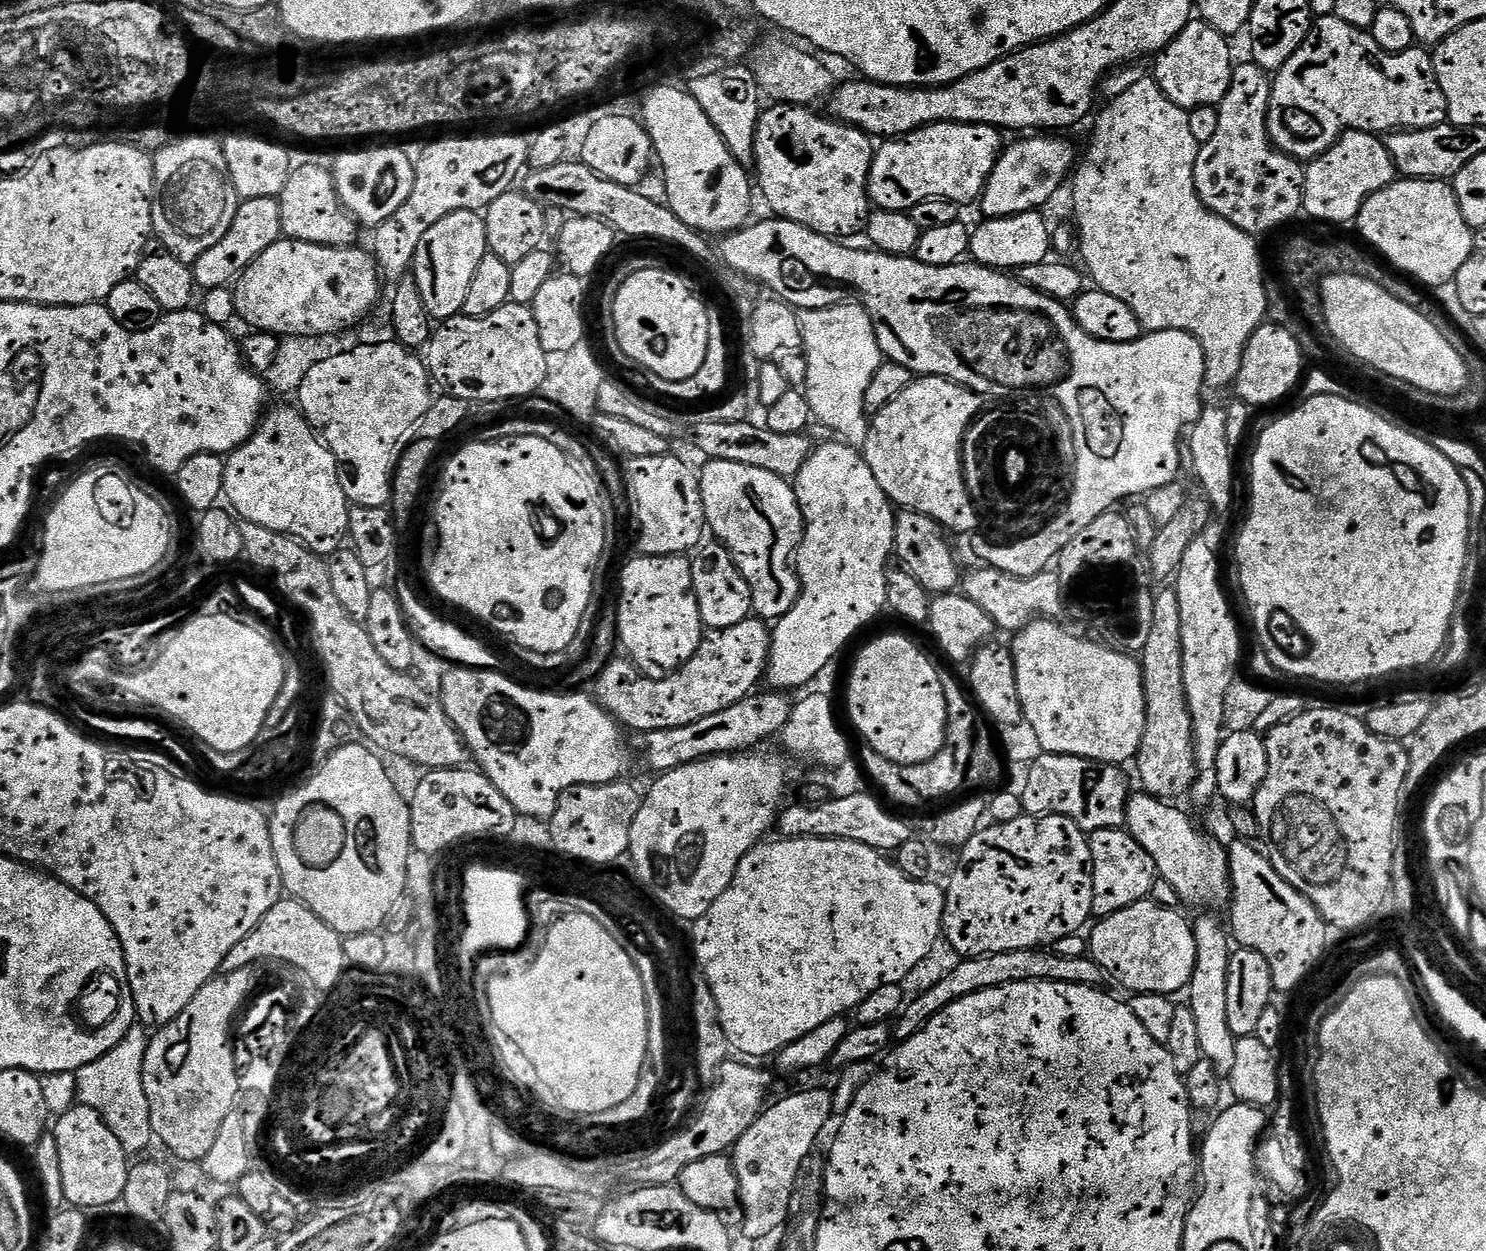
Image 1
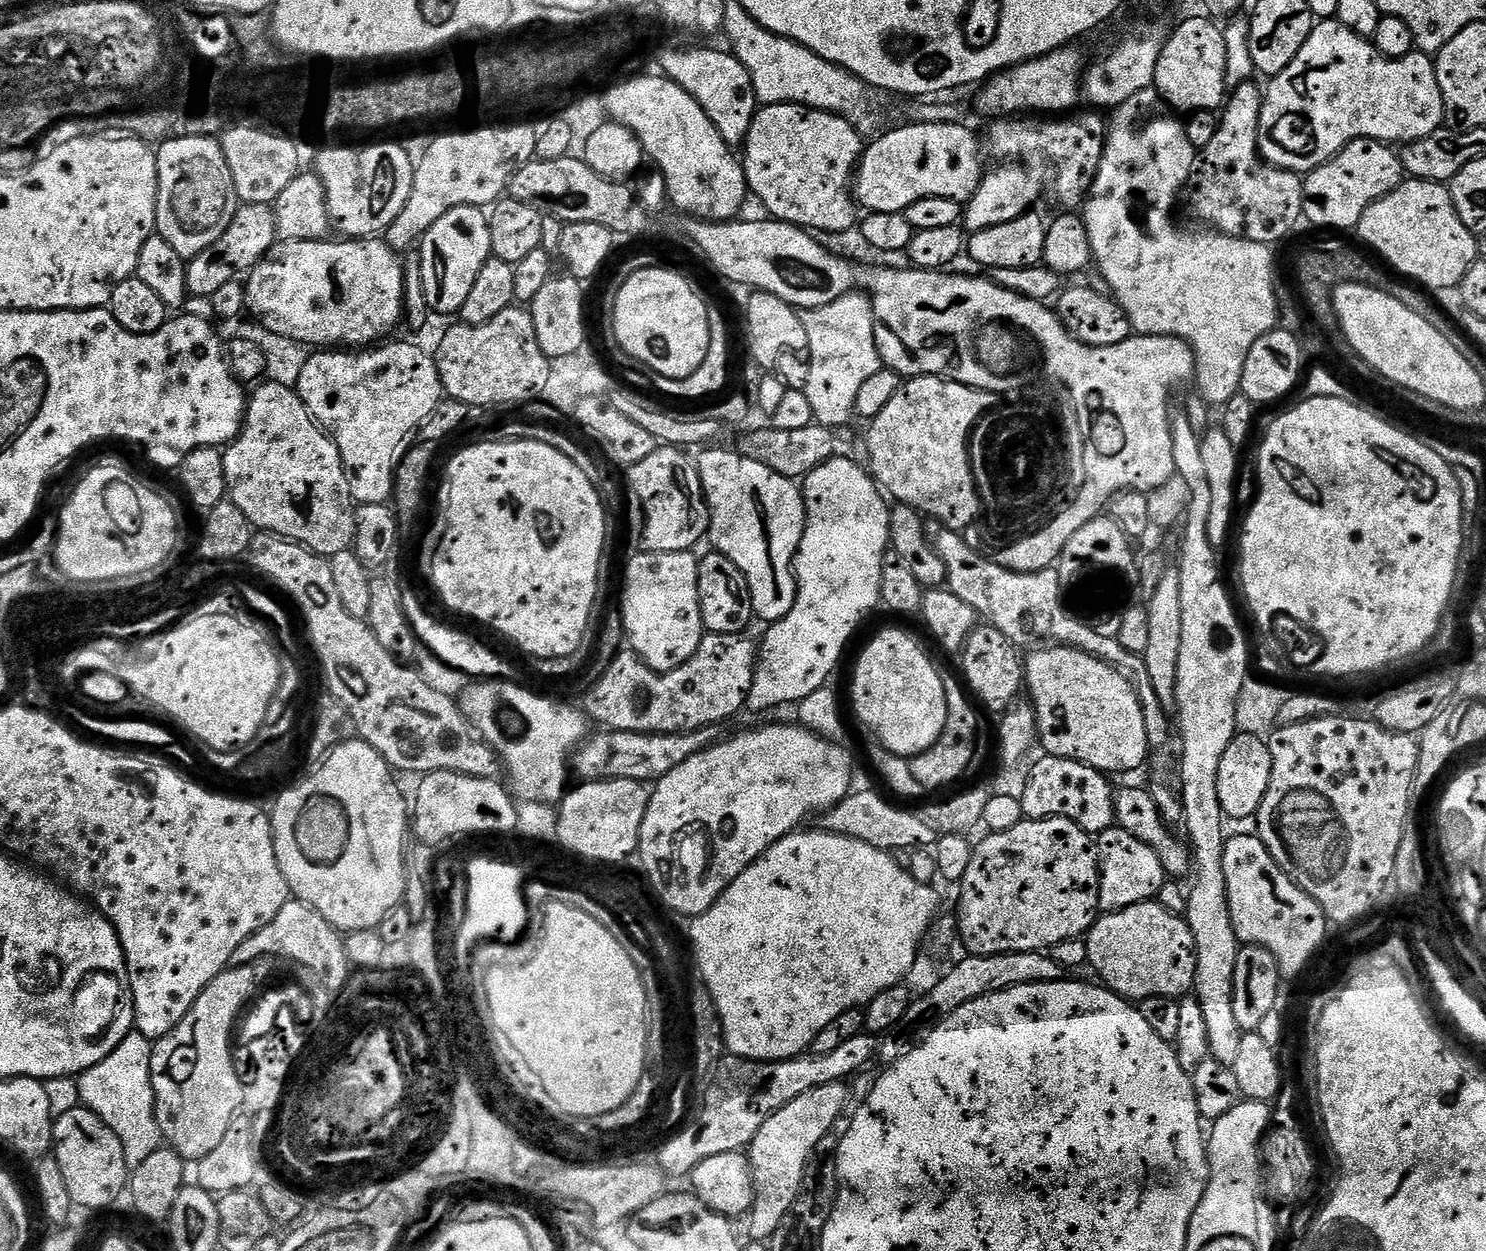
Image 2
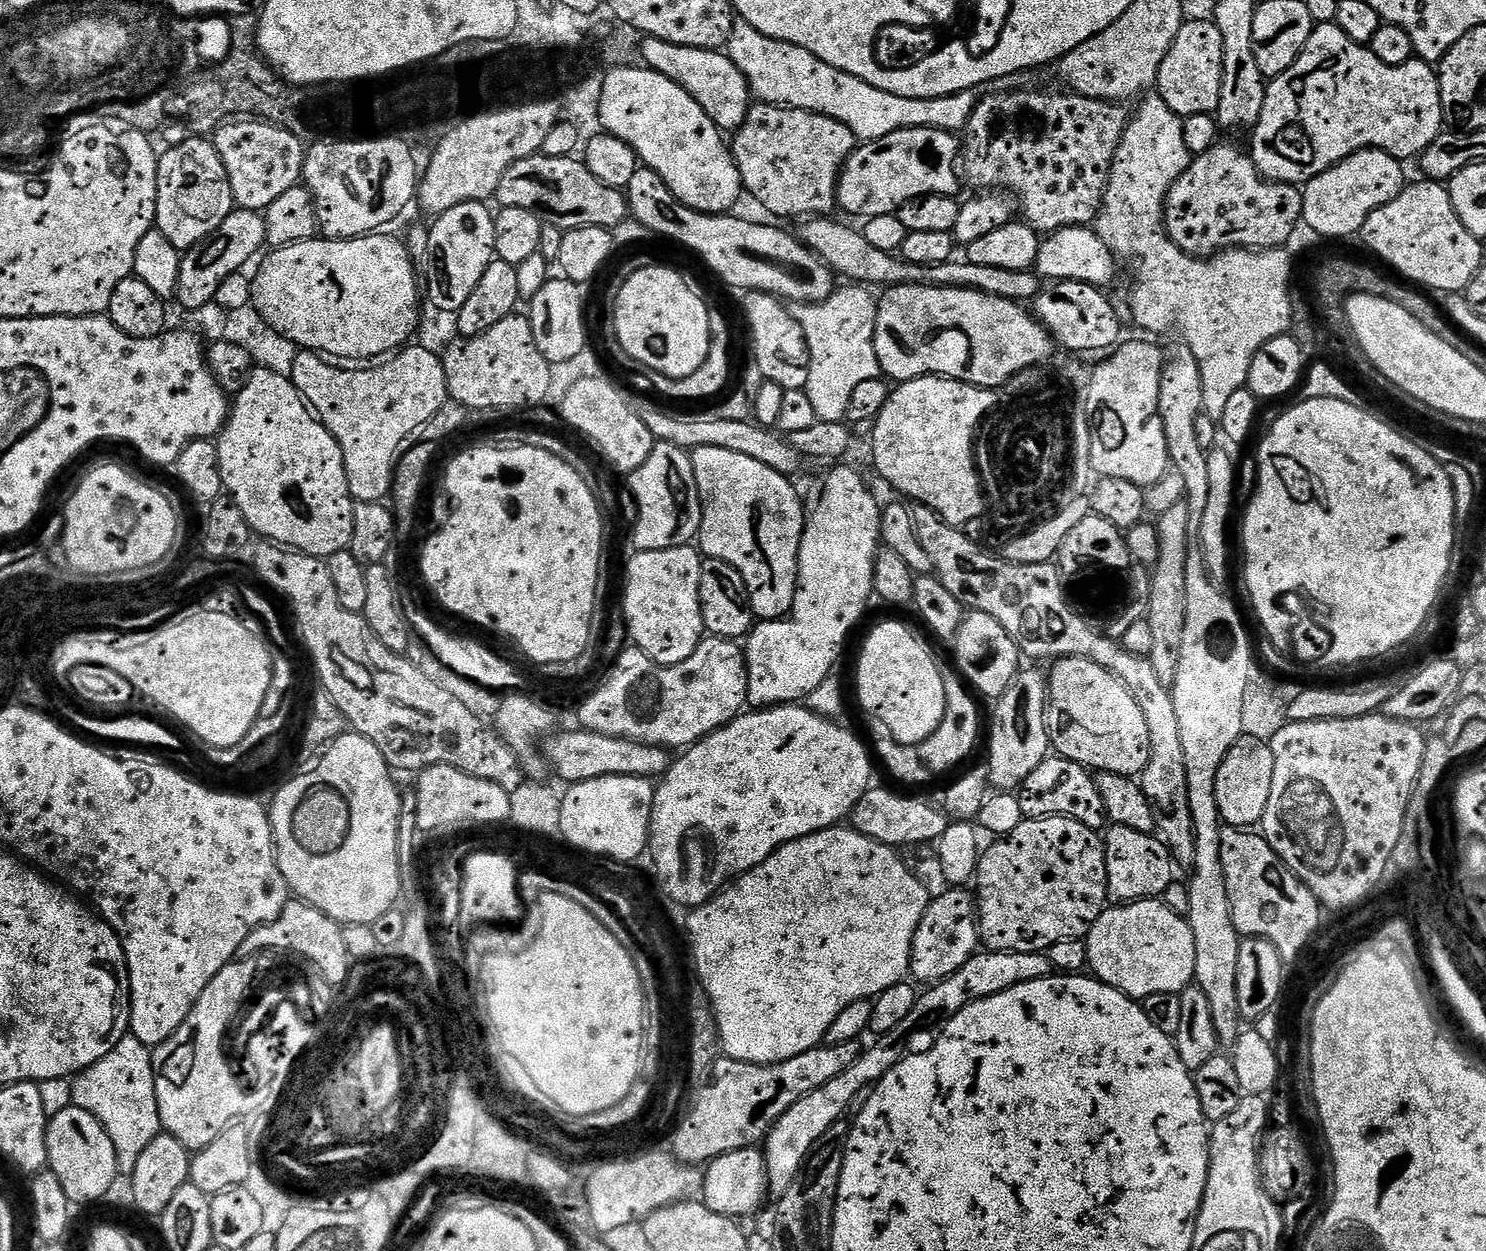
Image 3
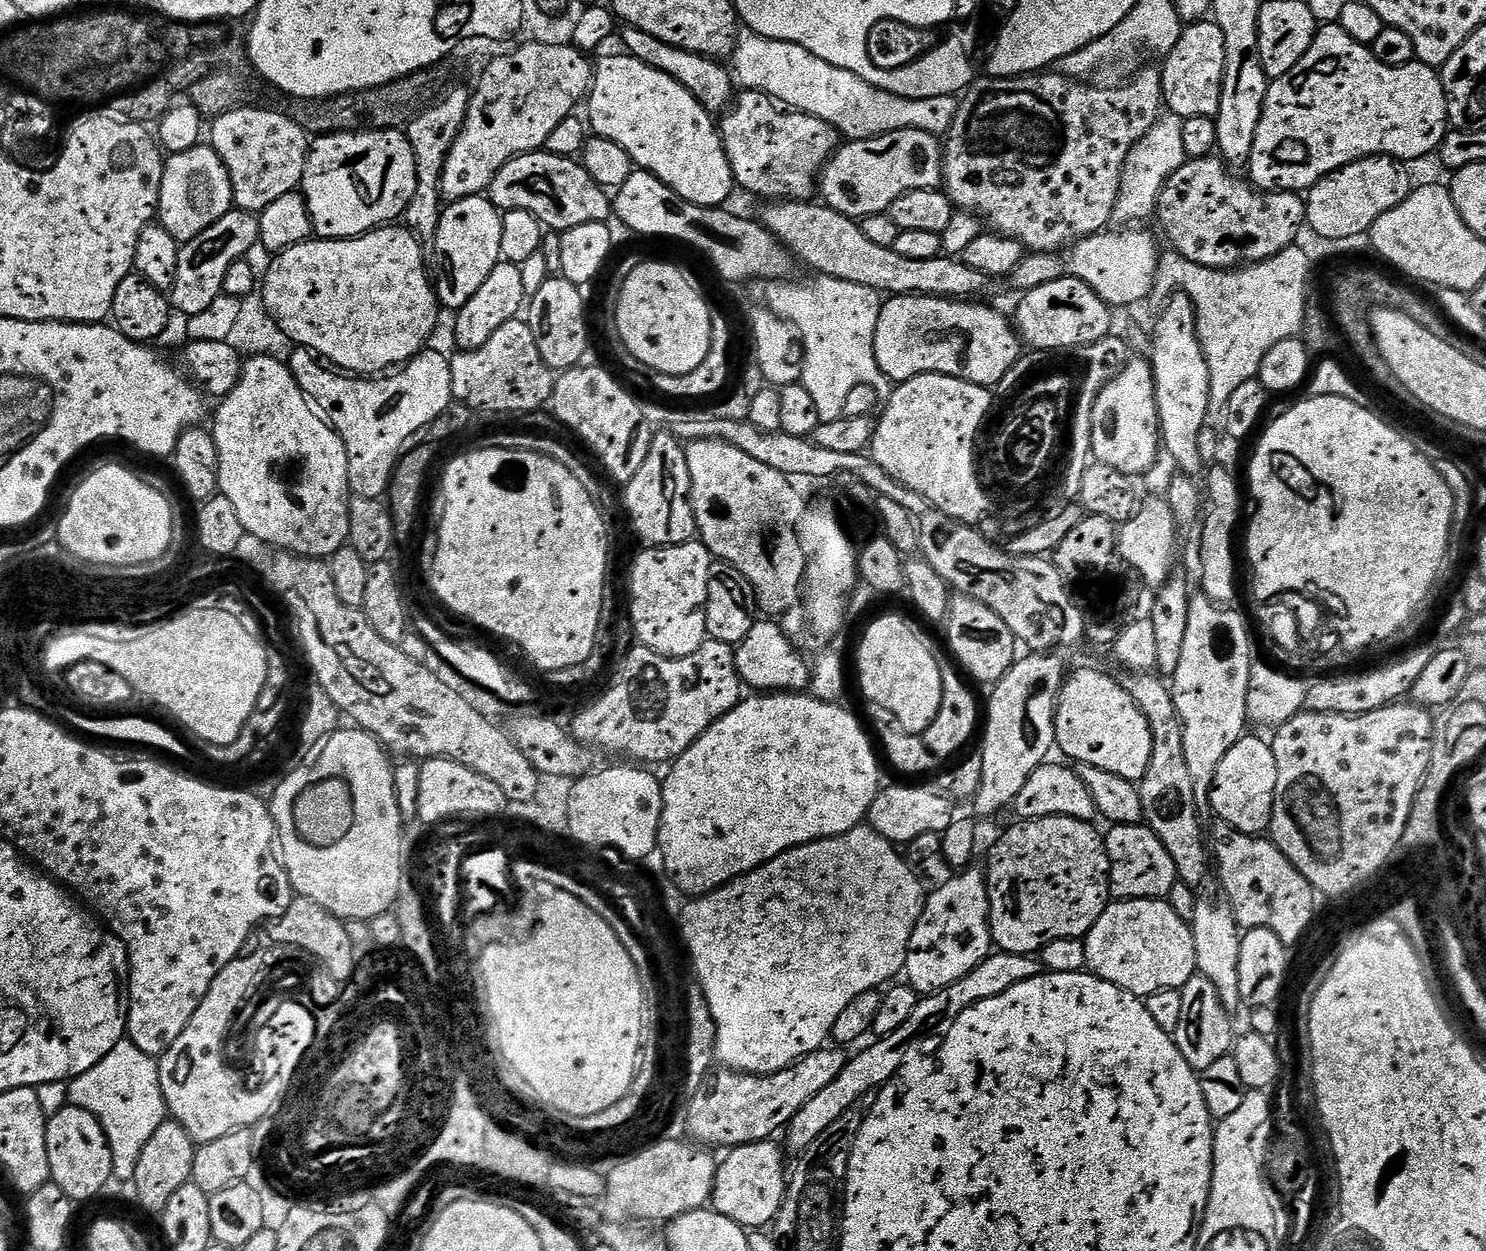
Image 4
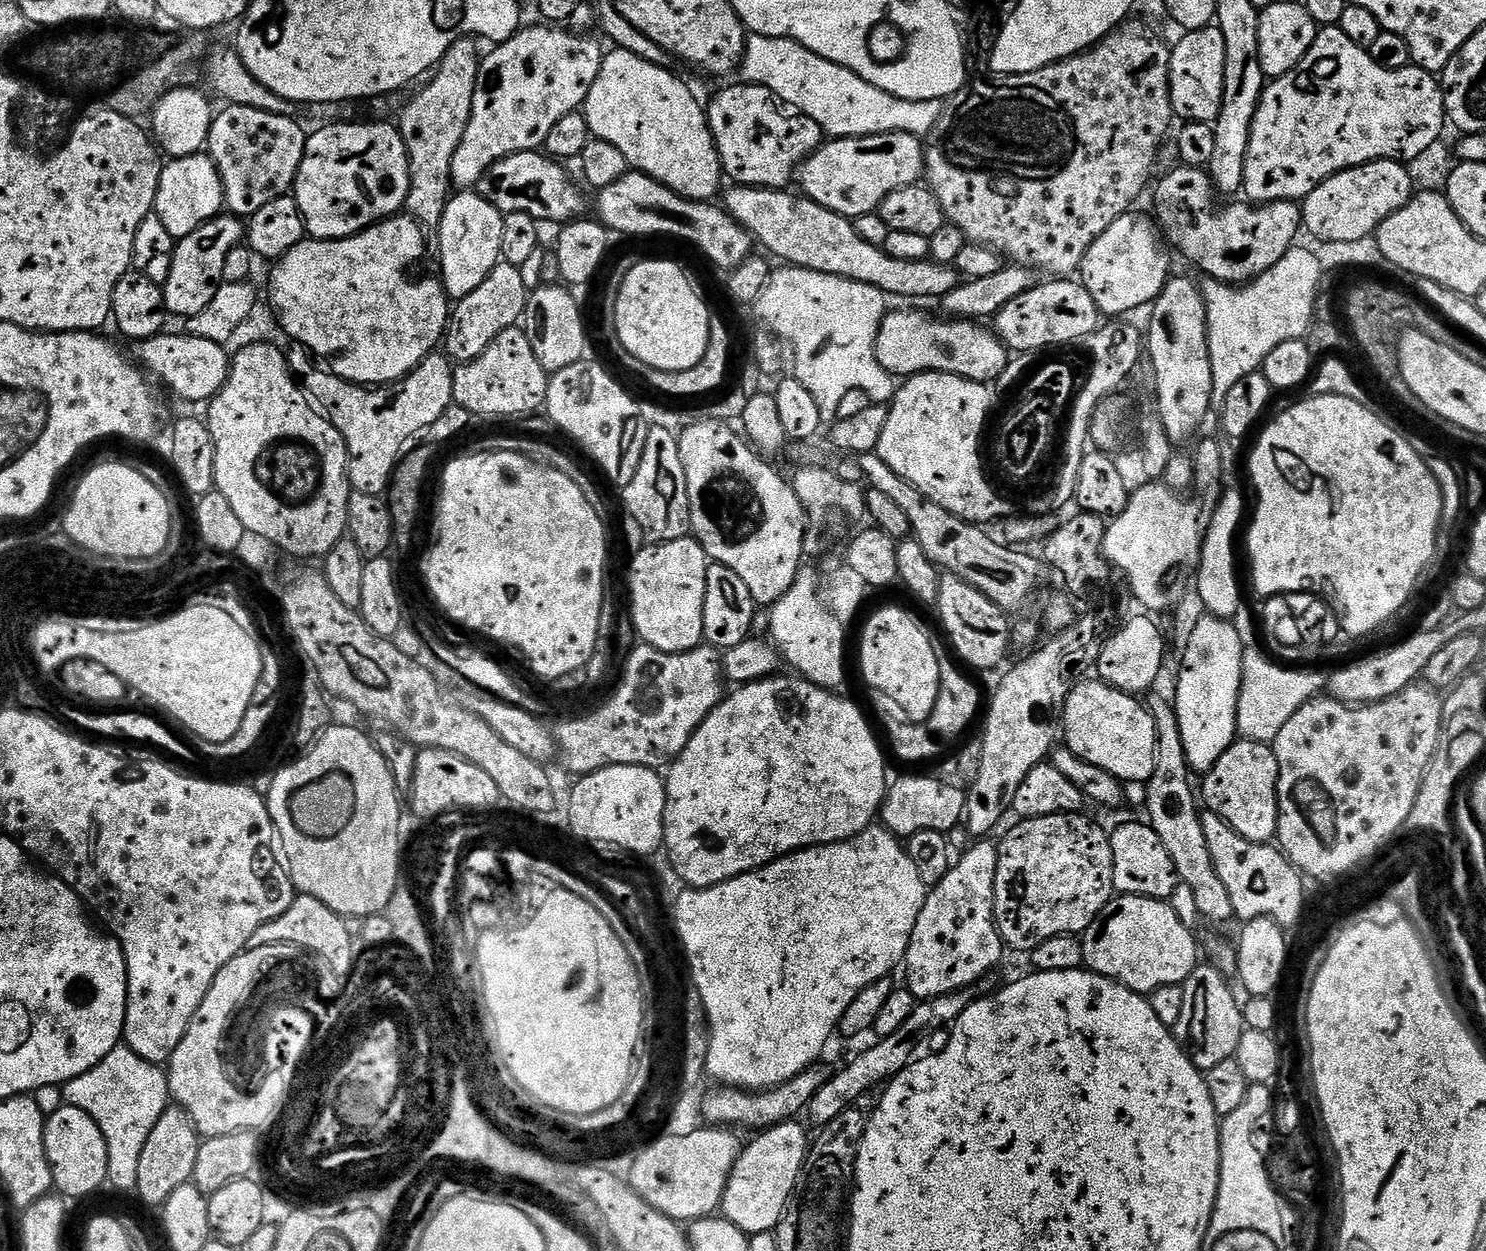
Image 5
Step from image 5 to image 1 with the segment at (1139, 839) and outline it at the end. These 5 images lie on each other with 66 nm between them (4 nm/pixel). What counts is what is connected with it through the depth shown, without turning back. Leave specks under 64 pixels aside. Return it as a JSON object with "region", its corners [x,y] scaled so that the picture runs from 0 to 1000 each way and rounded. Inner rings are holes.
{"region":[[[756,662],[739,663],[732,668],[732,675],[735,683],[735,698],[736,699],[736,733],[742,734],[763,724],[766,719],[773,719],[775,709],[779,702],[777,686],[766,676],[766,673]]]}

